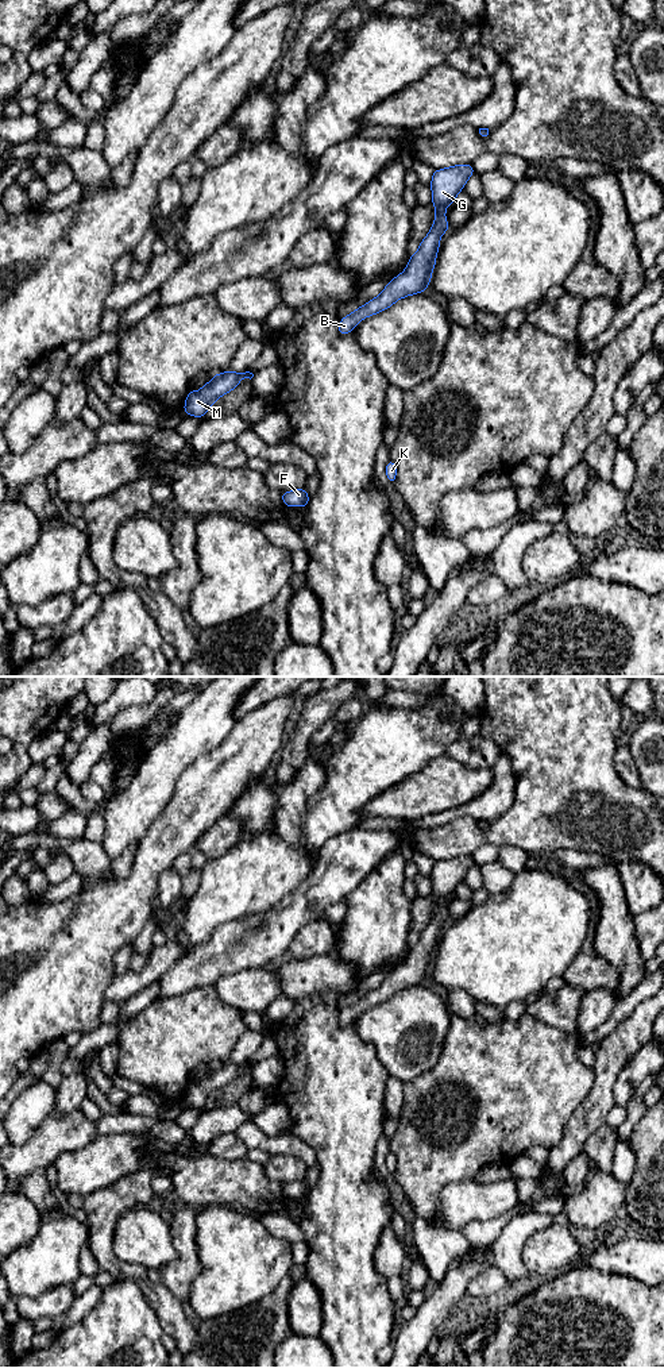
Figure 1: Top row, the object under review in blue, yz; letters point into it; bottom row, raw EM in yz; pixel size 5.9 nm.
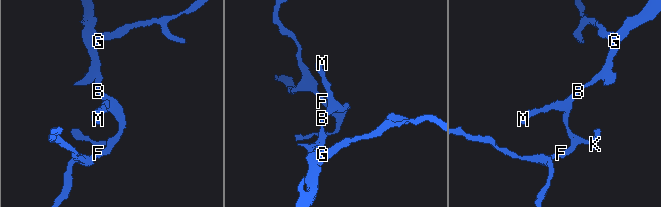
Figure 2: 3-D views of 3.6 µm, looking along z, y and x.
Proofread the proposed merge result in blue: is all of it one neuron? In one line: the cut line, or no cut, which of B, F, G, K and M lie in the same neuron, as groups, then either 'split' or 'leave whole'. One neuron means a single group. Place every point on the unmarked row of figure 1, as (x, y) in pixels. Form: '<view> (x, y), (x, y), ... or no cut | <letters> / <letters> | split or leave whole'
no cut | B F G K M | leave whole

